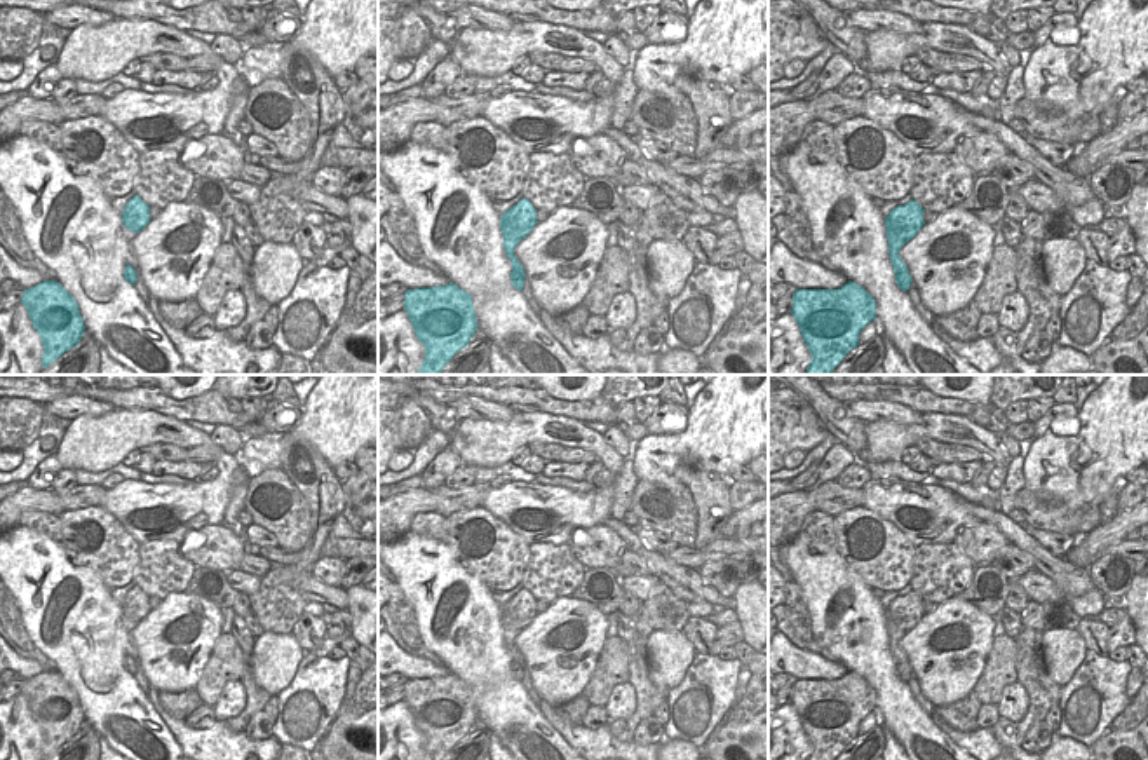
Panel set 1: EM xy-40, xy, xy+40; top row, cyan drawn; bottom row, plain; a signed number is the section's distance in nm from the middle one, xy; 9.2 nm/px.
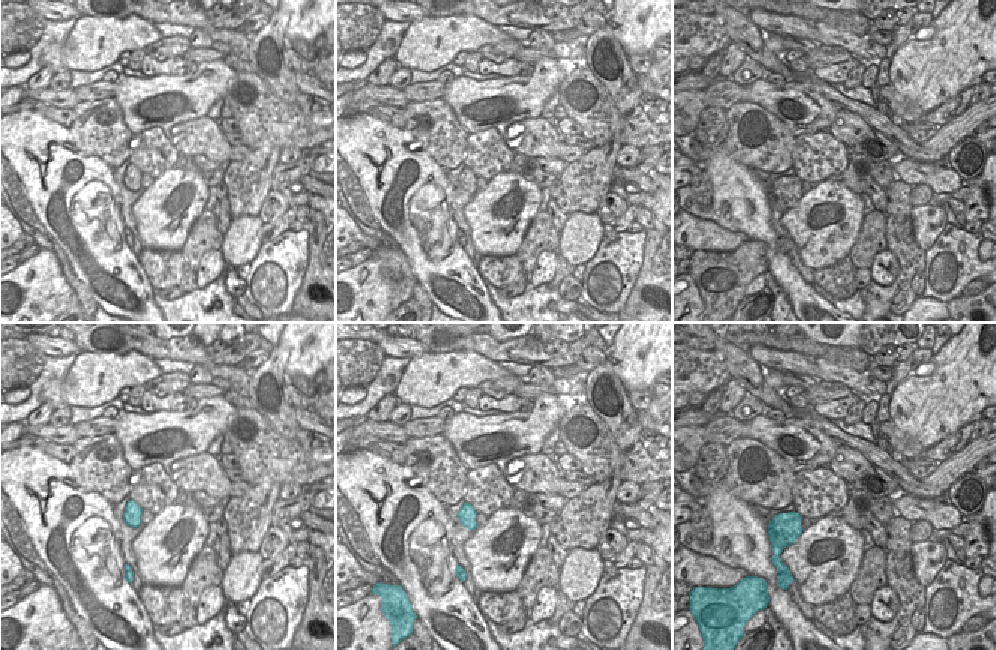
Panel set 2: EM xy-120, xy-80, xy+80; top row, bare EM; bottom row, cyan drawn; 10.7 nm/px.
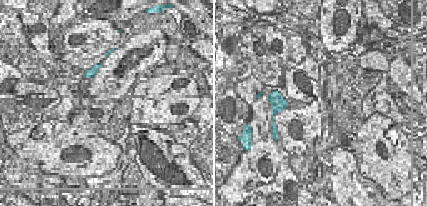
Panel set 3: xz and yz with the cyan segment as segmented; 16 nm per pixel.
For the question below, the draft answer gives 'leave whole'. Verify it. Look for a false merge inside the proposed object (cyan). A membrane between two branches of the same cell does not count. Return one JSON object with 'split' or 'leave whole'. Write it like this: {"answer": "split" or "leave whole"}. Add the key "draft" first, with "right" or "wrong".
{"draft": "wrong", "answer": "split"}

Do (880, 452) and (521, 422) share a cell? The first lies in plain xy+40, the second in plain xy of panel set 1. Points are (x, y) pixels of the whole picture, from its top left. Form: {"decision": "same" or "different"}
{"decision": "same"}

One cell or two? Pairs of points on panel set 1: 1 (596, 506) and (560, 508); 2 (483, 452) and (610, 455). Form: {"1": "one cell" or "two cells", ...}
{"1": "one cell", "2": "one cell"}

